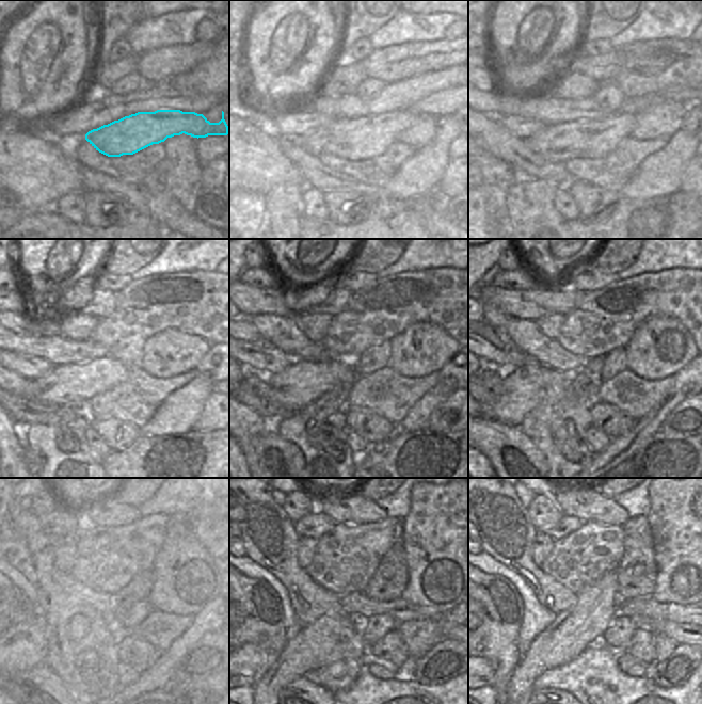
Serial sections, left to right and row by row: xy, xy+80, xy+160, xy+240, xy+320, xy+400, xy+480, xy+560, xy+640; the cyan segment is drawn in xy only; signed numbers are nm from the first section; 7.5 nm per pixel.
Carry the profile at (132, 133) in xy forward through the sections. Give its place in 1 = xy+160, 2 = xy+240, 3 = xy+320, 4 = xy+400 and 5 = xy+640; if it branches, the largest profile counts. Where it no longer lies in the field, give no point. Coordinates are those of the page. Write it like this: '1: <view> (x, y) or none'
1: xy+160 (594, 138)
2: xy+240 (67, 384)
3: xy+320 (302, 382)
4: xy+400 (523, 389)
5: xy+640 (490, 672)

